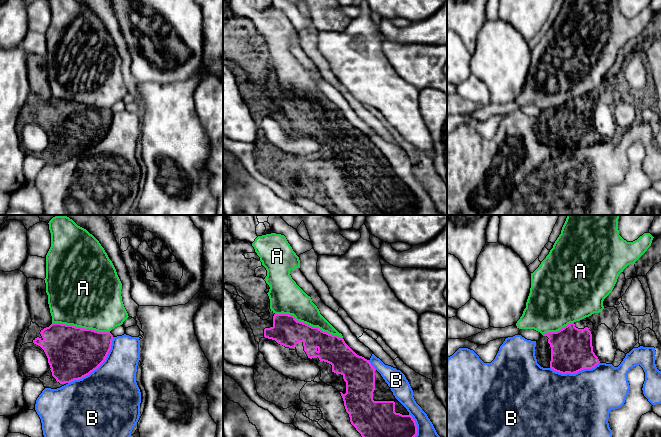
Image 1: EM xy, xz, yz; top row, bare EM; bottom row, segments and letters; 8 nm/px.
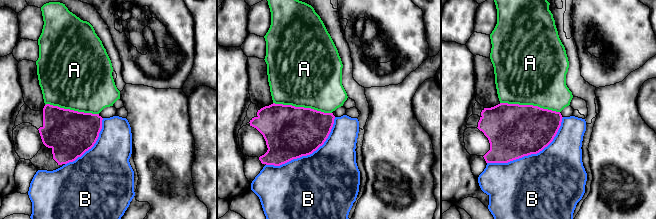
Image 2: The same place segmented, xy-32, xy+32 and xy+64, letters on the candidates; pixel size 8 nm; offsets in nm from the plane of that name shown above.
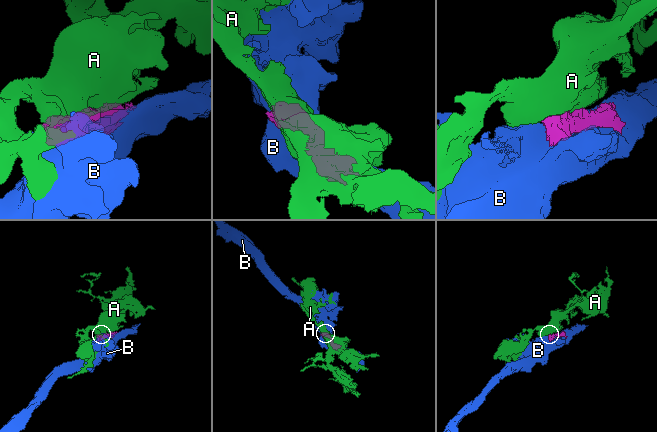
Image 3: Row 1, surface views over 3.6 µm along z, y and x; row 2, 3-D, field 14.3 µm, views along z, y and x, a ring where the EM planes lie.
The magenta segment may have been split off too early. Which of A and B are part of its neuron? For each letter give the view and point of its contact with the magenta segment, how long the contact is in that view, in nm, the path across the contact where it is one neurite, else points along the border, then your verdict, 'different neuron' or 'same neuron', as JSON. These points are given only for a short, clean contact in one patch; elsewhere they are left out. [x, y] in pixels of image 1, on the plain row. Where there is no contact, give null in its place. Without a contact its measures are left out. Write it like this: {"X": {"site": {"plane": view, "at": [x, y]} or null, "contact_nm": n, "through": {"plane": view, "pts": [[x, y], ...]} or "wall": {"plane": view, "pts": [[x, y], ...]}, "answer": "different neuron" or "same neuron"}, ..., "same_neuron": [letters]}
{"A": {"site": {"plane": "xz", "at": [309, 101]}, "contact_nm": 600, "answer": "different neuron"}, "B": {"site": {"plane": "xy", "at": [97, 143]}, "contact_nm": 500, "answer": "different neuron"}, "same_neuron": []}

